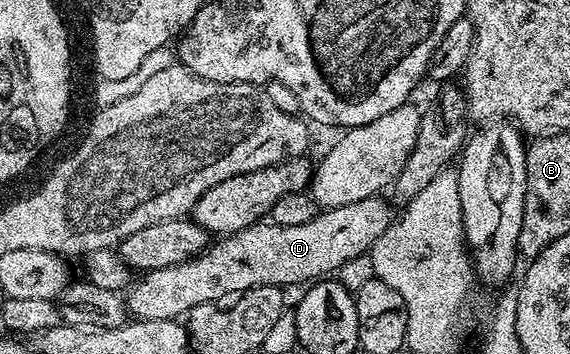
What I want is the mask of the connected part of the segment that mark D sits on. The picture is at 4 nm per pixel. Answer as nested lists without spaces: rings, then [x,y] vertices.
[[[380,195],[363,198],[363,202],[351,202],[347,206],[326,208],[318,211],[311,222],[303,222],[303,226],[279,226],[272,222],[258,222],[241,232],[225,234],[218,242],[210,243],[200,256],[193,256],[187,262],[176,264],[170,268],[160,268],[154,272],[144,273],[141,281],[134,283],[127,292],[127,307],[139,320],[177,320],[184,317],[191,309],[200,304],[208,304],[233,296],[248,288],[260,284],[308,285],[330,274],[336,273],[351,258],[364,256],[372,248],[373,243],[387,230],[395,219],[395,212],[389,209],[389,204]]]

